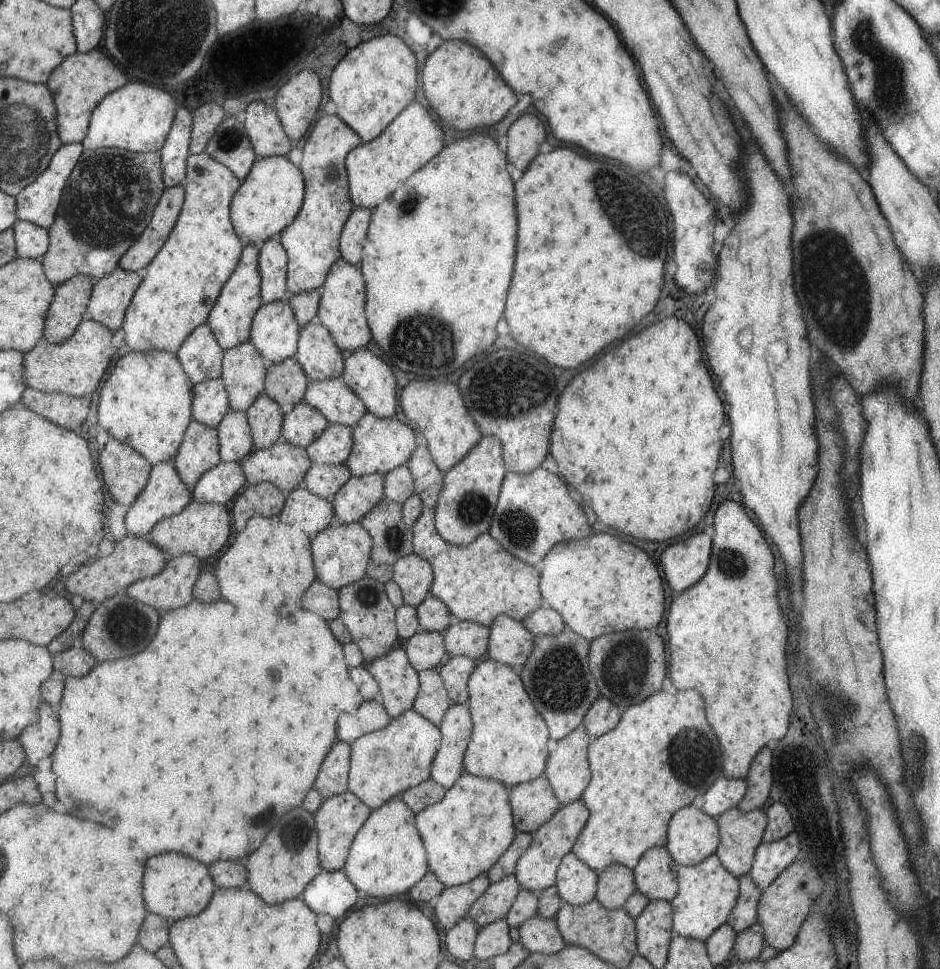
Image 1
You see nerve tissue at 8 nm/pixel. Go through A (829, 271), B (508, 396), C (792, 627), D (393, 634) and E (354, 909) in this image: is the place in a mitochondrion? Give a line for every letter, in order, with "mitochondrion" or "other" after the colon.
A: mitochondrion
B: mitochondrion
C: other
D: other
E: other

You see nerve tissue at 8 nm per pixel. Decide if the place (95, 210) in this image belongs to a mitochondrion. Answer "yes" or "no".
yes

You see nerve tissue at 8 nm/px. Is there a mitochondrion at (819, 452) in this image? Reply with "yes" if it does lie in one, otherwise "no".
no

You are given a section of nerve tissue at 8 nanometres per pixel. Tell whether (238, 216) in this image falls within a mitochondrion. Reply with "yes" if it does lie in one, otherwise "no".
no

